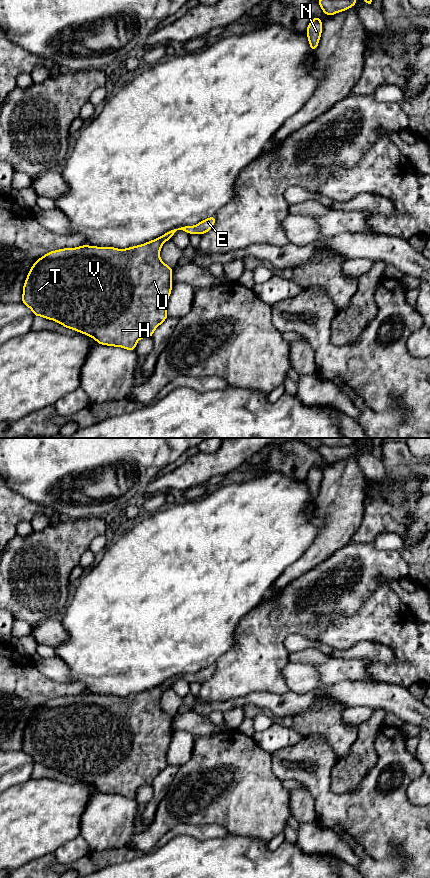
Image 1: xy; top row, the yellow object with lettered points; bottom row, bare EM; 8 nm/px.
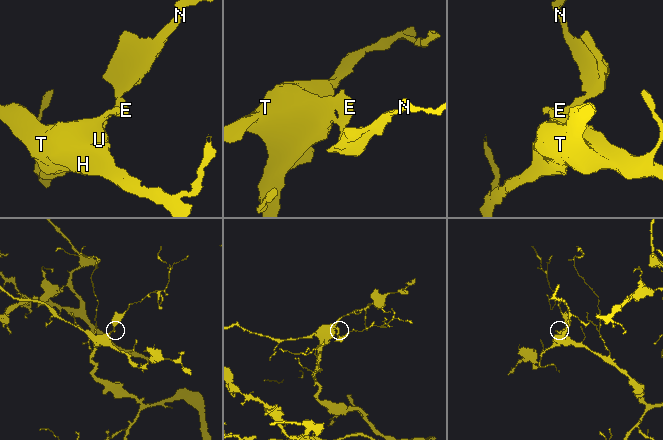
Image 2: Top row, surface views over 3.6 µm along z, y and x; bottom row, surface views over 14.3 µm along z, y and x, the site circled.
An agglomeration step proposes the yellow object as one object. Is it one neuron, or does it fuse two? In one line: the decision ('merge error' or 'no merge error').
no merge error

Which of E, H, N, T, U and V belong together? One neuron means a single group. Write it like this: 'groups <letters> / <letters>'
groups E H N T U V

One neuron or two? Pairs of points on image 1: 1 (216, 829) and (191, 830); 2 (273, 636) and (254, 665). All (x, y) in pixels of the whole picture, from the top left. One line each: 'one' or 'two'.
1: one
2: one

